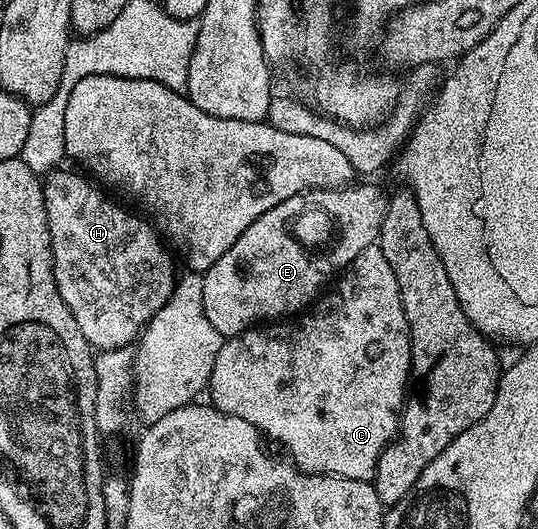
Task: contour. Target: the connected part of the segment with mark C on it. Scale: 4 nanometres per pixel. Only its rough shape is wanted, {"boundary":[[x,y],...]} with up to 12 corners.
{"boundary":[[375,243],[223,340],[208,394],[301,473],[373,482],[410,332]]}

